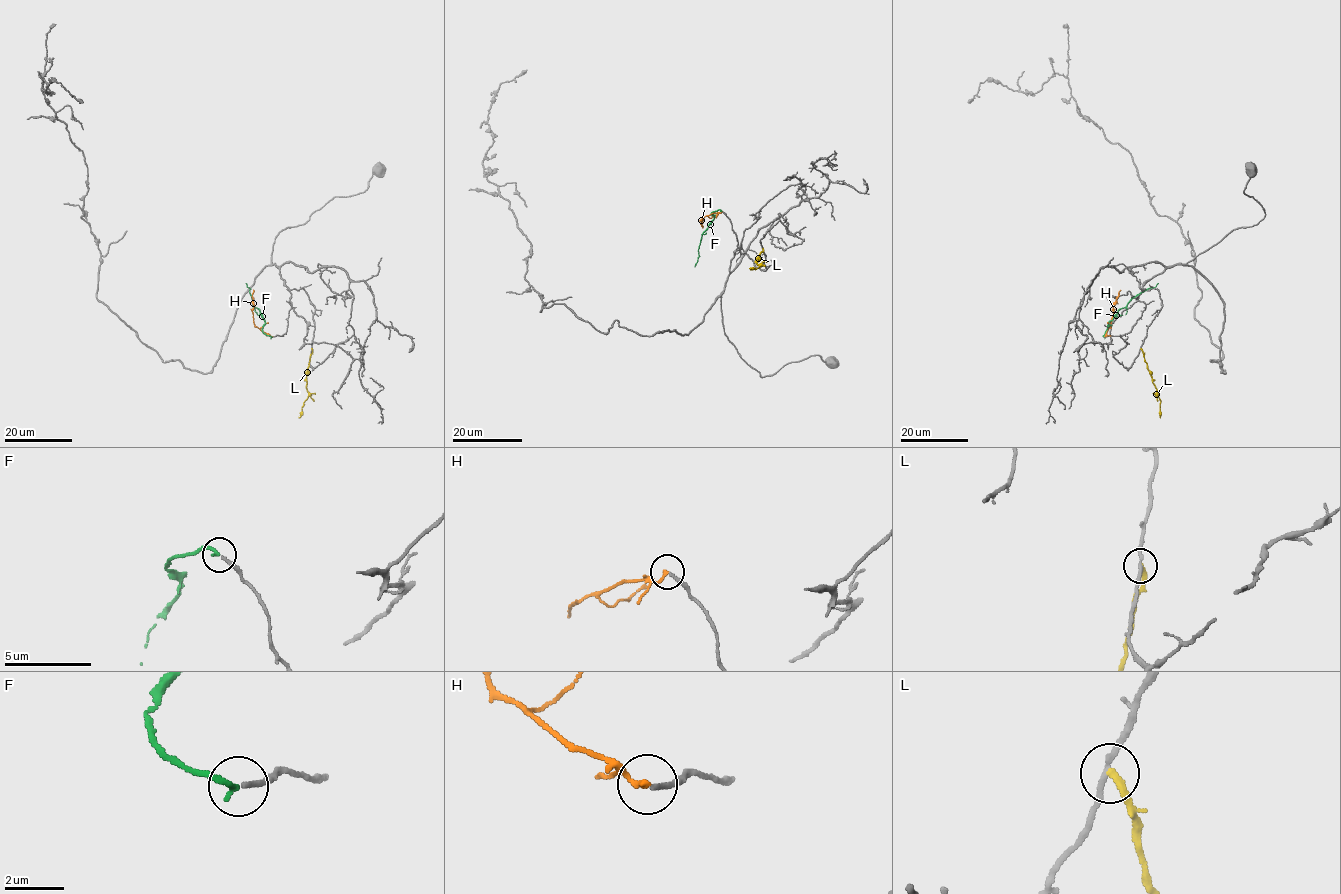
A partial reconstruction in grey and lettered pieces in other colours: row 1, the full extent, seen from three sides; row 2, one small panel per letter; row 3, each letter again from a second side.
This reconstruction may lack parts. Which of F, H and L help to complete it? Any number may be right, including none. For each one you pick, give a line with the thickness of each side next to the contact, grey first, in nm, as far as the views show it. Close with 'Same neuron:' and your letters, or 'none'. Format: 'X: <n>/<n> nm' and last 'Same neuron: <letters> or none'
F: 160/200 nm
Same neuron: F

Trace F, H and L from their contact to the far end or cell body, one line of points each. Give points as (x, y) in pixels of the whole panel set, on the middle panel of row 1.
F: (721, 211), (712, 212), (714, 219), (702, 233), (695, 267)
H: (721, 211), (703, 217), (702, 228)
L: (762, 248), (757, 258), (759, 267), (749, 268)

